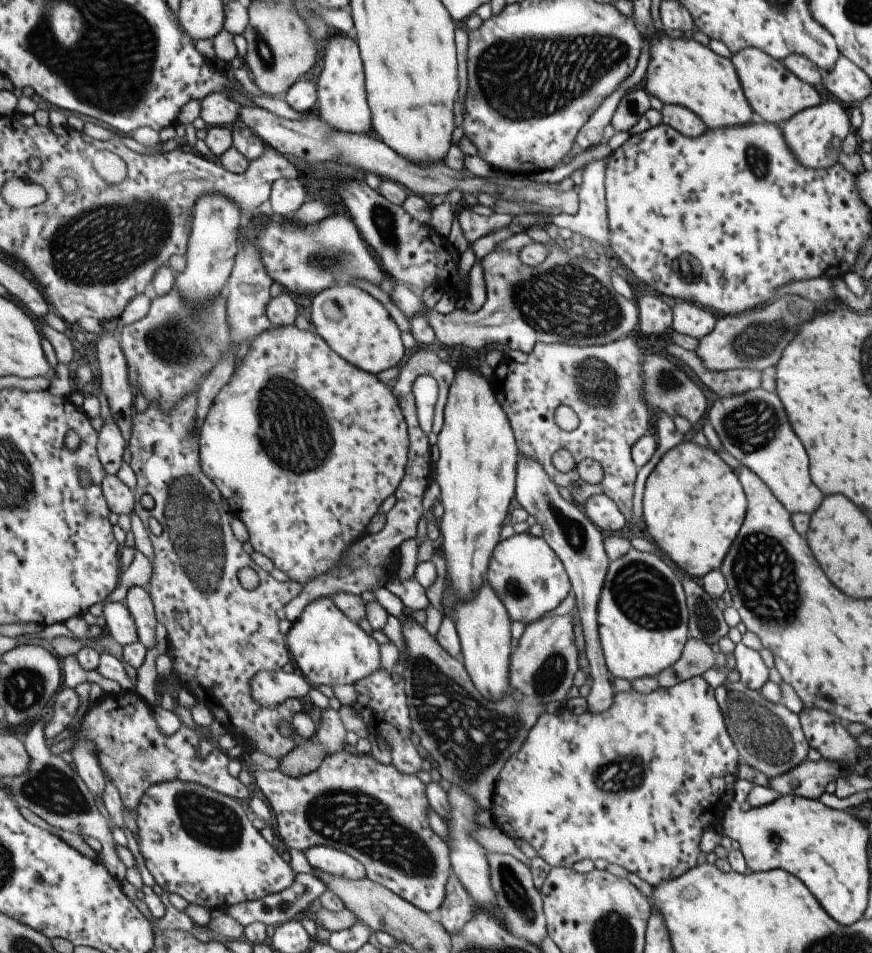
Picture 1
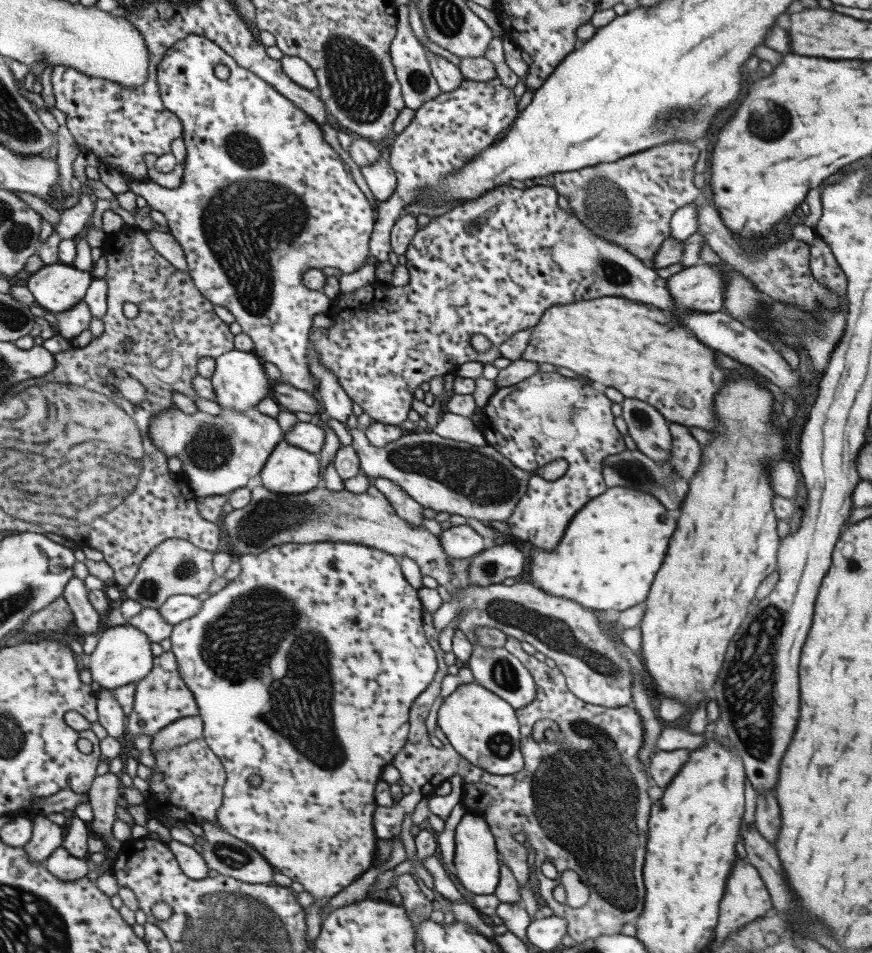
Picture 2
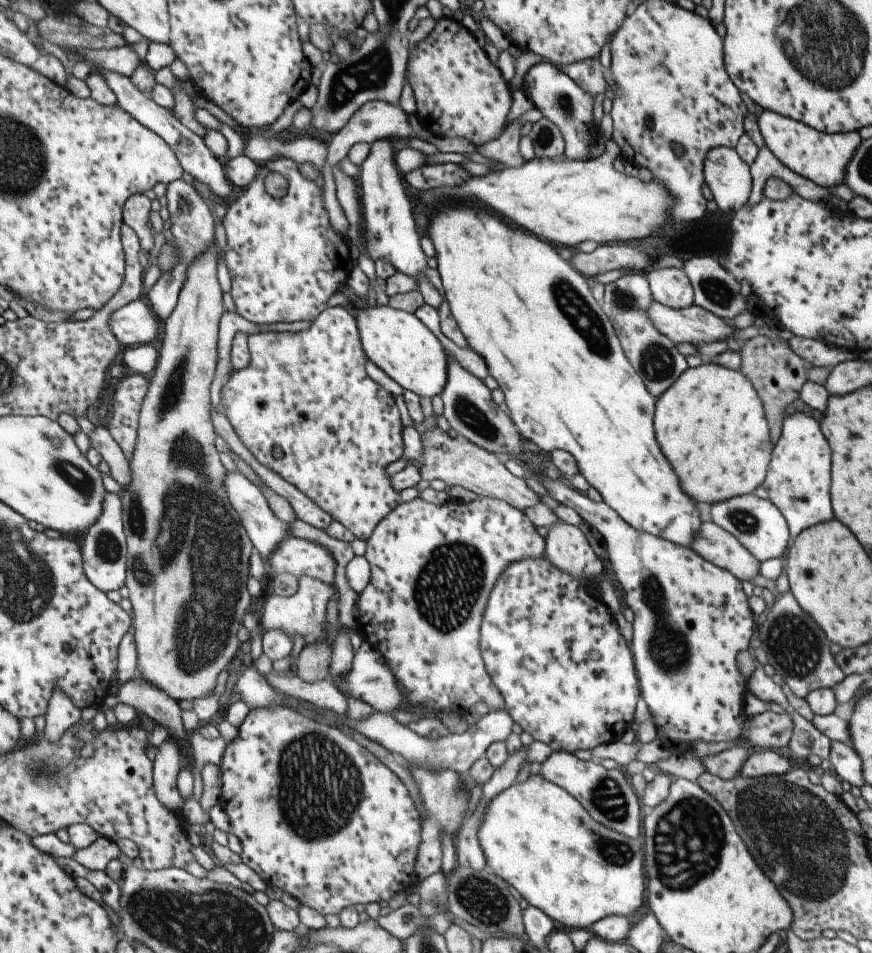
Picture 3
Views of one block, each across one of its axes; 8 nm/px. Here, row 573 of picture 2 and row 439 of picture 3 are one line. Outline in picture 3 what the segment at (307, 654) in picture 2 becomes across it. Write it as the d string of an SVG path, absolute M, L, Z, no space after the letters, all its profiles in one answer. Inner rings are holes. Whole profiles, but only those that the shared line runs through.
M335 306L333 308L325 308L313 321L307 330L297 333L293 332L261 332L249 335L246 344L250 353L250 364L242 370L230 372L227 382L220 390L221 413L227 418L229 425L235 432L235 435L249 453L266 468L275 472L282 480L288 484L295 486L306 498L309 498L316 506L319 506L329 517L339 522L344 528L352 533L355 539L367 541L371 532L375 529L376 523L382 520L391 510L395 509L397 503L400 503L398 492L390 488L389 477L384 472L388 465L392 465L394 461L401 458L404 445L401 439L402 426L398 409L394 404L394 398L387 393L380 385L375 383L364 370L364 353L360 346L356 321L353 316L343 308L343 306ZM279 446L283 455L278 460L271 457L270 448Z

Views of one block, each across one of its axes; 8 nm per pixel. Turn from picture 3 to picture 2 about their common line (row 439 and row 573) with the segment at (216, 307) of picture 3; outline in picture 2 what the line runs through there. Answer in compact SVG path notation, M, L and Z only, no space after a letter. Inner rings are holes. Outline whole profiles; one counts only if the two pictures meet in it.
M180 539L163 540L139 564L132 582L121 589L128 599L137 601L143 608L156 609L165 599L175 595L196 597L205 593L214 580L211 552L206 552Z

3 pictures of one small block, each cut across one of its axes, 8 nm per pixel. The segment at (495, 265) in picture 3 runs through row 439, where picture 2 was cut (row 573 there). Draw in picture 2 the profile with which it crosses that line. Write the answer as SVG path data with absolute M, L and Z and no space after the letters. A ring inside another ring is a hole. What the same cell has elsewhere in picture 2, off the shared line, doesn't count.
M606 487L605 492L589 499L571 518L571 524L567 524L563 532L563 540L559 540L554 550L546 552L541 548L528 546L526 570L521 578L550 596L571 600L590 611L614 614L644 602L653 576L663 560L673 528L675 518L669 516L665 506L659 504L659 500L655 500L653 495L637 488Z

